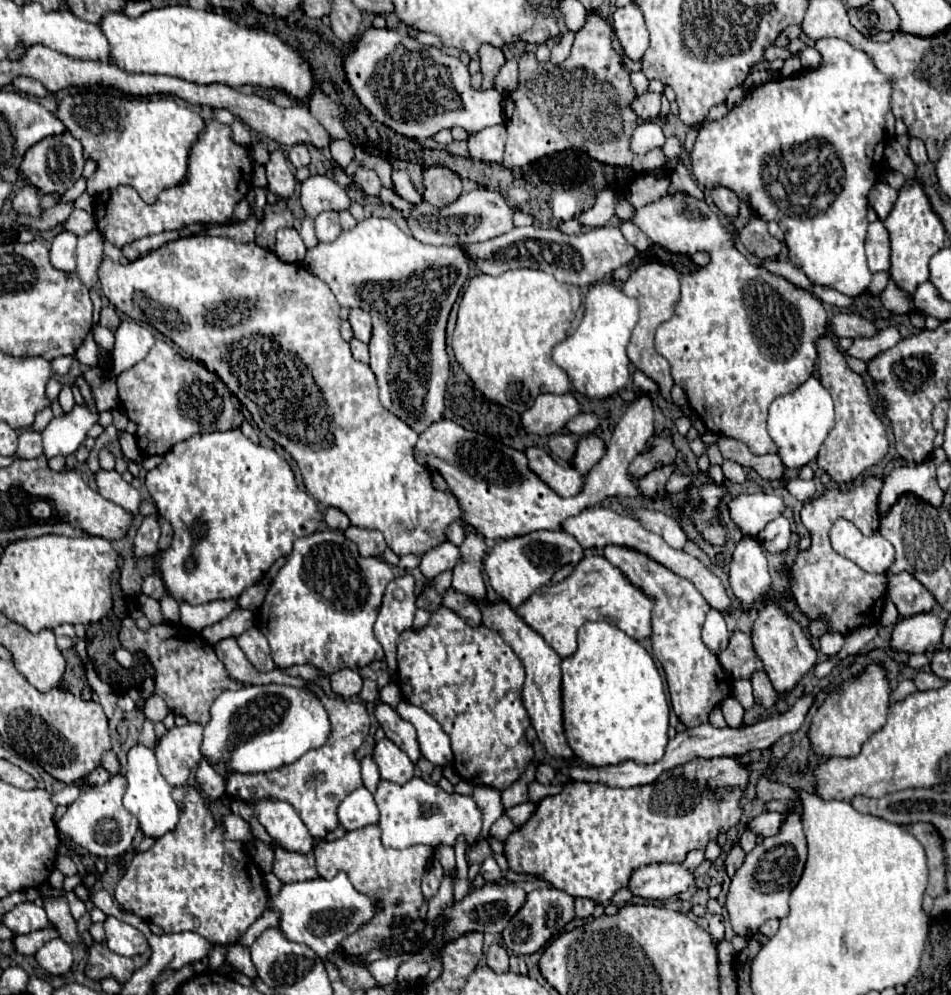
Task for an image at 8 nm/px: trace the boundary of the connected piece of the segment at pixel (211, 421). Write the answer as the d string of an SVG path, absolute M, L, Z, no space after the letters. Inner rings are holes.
M155 340L145 360L117 376L119 402L129 420L137 424L137 446L143 454L165 454L173 444L187 440L197 432L229 430L241 424L241 402L235 394L209 372L203 364L181 356L165 340Z

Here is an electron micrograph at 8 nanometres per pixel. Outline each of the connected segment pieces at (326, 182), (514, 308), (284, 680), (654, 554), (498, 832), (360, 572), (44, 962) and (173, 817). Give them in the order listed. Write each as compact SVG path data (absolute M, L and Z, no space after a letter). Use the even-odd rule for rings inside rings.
M325 174L309 176L301 182L301 198L303 198L303 226L301 226L301 238L307 248L313 248L318 244L315 234L314 221L319 212L325 210L347 210L349 208L349 196L347 192L337 186L335 180L331 180Z
M509 270L501 276L473 276L459 302L453 354L489 400L501 406L529 406L543 394L567 394L569 376L551 360L551 348L567 338L567 328L581 304L579 288L561 284L543 270Z
M223 638L213 648L215 648L215 654L221 658L221 662L225 664L229 676L239 682L245 682L245 684L271 684L271 682L275 682L275 684L291 684L291 686L309 686L309 682L305 682L301 678L287 676L281 670L273 670L269 674L257 672L251 666L251 662L245 658L245 654L239 648L235 638Z
M595 506L595 508L585 508L581 514L573 516L573 518L567 518L561 526L567 534L575 536L577 542L583 546L583 548L605 548L607 544L619 544L619 546L627 546L627 548L635 548L647 556L651 556L655 562L661 562L663 566L667 566L669 570L673 570L675 574L691 580L697 590L703 594L703 598L709 602L711 608L723 612L723 610L729 610L731 608L731 600L729 596L725 594L725 588L721 584L721 580L709 572L697 558L685 554L683 550L675 550L671 548L661 536L645 530L637 520L629 518L629 516L621 516L609 508L601 508L601 506Z
M503 812L503 814L493 822L493 826L491 826L491 830L489 830L489 836L493 836L493 838L499 840L499 842L505 842L507 836L509 836L513 830L517 830L517 826L515 826L515 824L509 820L509 816Z
M323 530L293 542L293 552L281 566L279 574L269 588L269 594L261 606L259 628L267 636L271 656L279 668L291 668L293 664L315 664L323 674L331 674L335 668L347 666L359 670L371 664L375 658L383 658L383 648L373 634L377 610L381 606L383 592L393 580L393 572L381 558L363 558L357 546L345 538L343 532Z
M53 938L53 942L47 942L41 950L37 950L35 958L39 966L51 974L65 974L73 964L71 946L61 938Z
M135 744L127 752L127 774L125 774L125 778L129 784L127 784L127 792L123 796L123 806L139 820L145 836L161 838L163 834L173 830L179 822L179 808L171 796L169 782L165 782L165 778L161 776L159 768L157 768L155 752L151 748L147 748L143 744Z

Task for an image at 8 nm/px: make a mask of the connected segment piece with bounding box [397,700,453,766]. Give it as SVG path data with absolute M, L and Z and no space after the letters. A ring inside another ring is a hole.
M401 700L397 704L397 714L415 726L417 742L419 742L419 750L421 750L423 758L427 758L435 766L451 766L453 764L449 736L443 732L441 724L429 712Z

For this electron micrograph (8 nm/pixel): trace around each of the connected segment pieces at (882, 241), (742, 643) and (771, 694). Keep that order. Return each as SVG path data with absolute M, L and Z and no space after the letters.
M881 220L871 222L865 240L865 252L871 272L889 270L889 232Z
M739 630L733 632L733 636L729 638L729 646L717 658L725 672L733 678L751 678L753 672L763 670L763 664L753 650L751 636Z
M765 672L753 674L751 684L753 684L753 696L755 696L755 702L761 704L763 708L773 708L775 702L779 700L779 694L773 690L773 686L771 686L767 674L765 674Z

